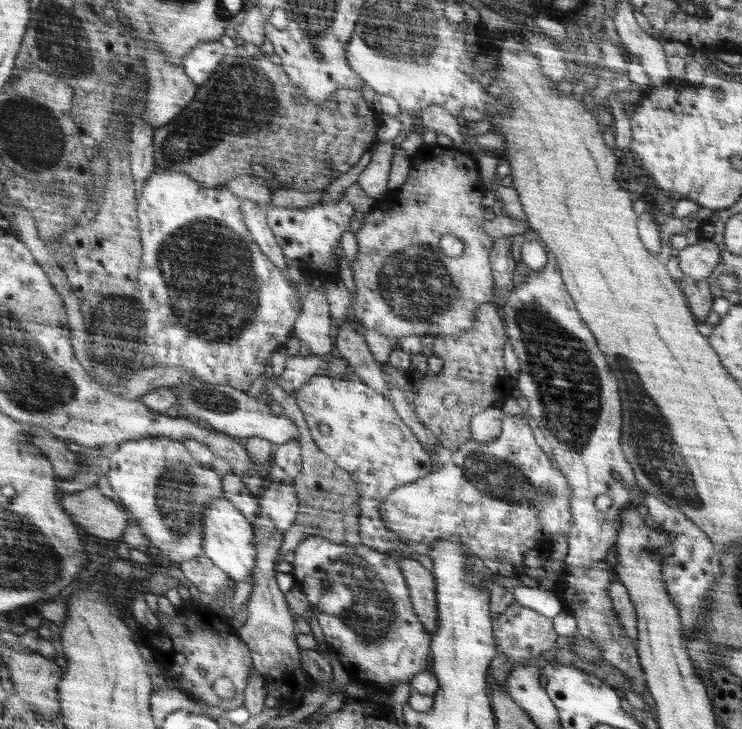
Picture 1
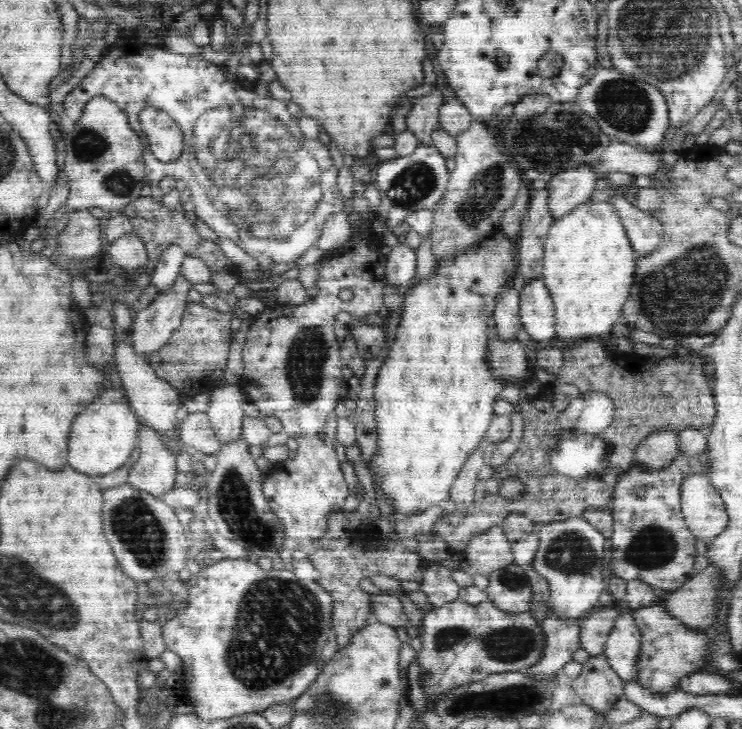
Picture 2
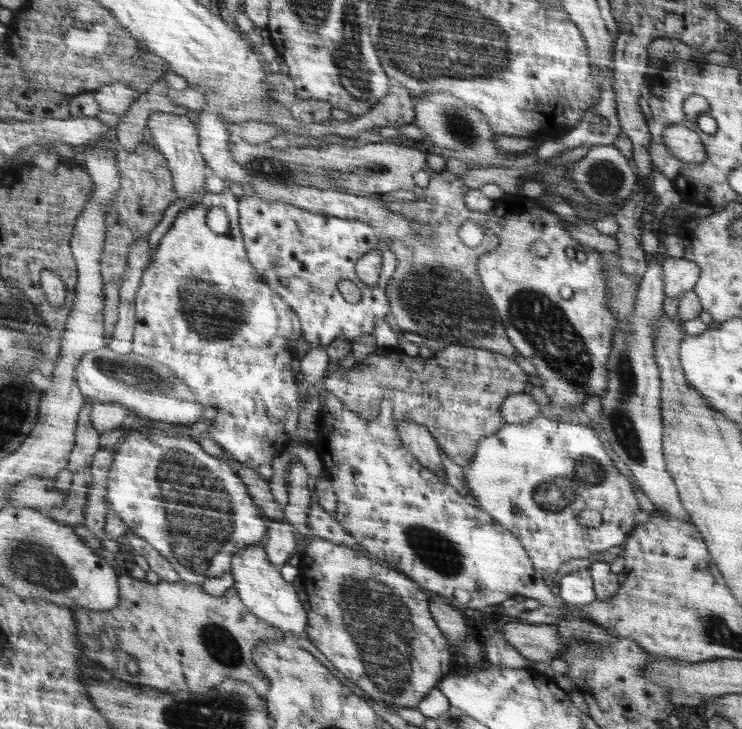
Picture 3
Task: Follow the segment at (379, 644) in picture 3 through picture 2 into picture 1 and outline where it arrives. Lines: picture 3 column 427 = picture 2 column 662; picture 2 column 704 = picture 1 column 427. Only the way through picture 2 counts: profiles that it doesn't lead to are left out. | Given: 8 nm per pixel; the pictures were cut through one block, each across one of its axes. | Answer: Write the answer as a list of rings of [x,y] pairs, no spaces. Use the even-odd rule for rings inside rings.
[[[319,536],[302,539],[293,552],[291,576],[294,588],[306,595],[313,617],[318,619],[326,643],[332,649],[332,659],[348,679],[379,686],[392,684],[394,690],[398,682],[409,683],[414,675],[428,670],[426,666],[432,661],[428,660],[432,636],[414,613],[409,586],[400,563],[396,563],[390,554],[362,544],[334,544]]]

